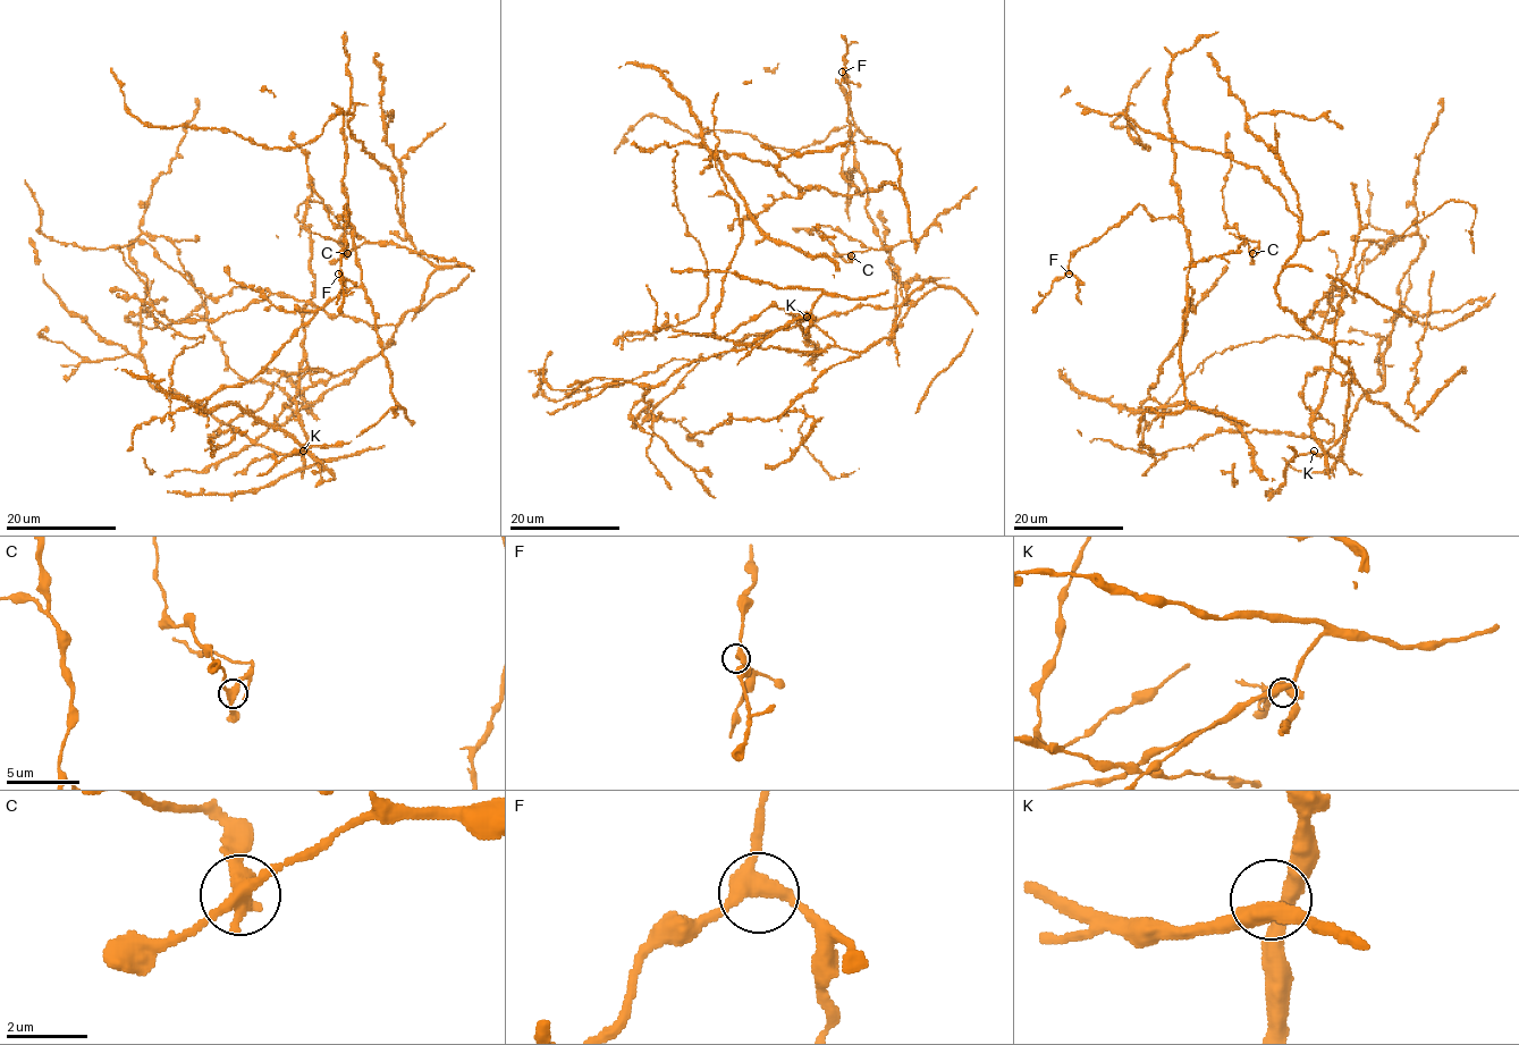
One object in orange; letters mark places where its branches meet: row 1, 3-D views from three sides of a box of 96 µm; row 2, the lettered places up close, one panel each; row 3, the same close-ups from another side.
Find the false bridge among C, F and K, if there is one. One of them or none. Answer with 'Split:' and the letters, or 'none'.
Split: C

